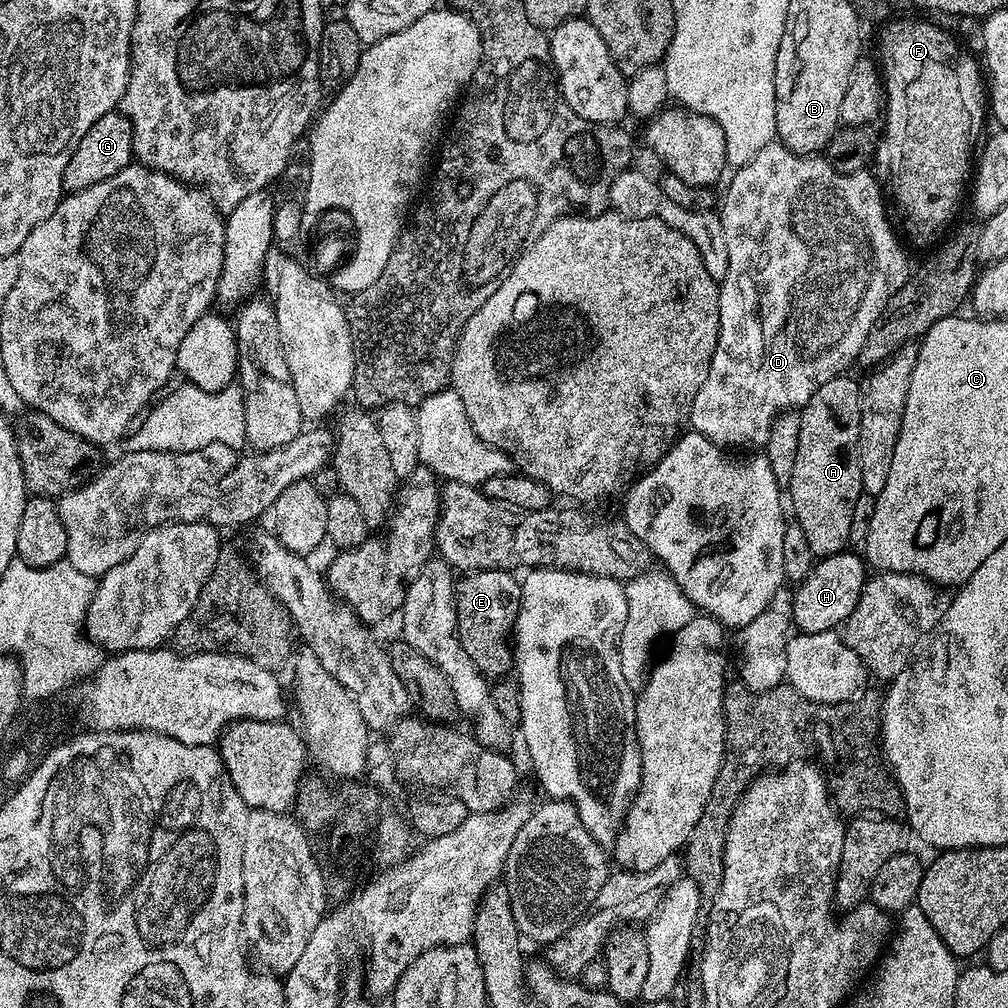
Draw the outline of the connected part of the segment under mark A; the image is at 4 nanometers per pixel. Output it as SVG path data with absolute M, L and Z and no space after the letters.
M841 374L830 378L830 382L822 382L818 390L806 402L800 412L801 430L798 431L798 452L793 473L786 487L786 496L792 499L790 512L795 523L802 526L806 533L806 542L810 542L813 557L832 556L835 552L843 552L849 547L850 522L854 506L860 495L865 493L862 486L862 466L860 465L860 401L861 381L851 380L851 375Z

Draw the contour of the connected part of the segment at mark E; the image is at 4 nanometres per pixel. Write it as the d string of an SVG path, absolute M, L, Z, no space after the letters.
M491 568L485 572L469 572L461 575L455 581L454 591L456 594L456 626L462 646L466 646L466 654L474 658L474 666L489 681L496 682L507 677L514 668L514 648L510 641L514 636L516 627L516 615L520 609L520 585L519 579L515 580L513 573L508 570Z

